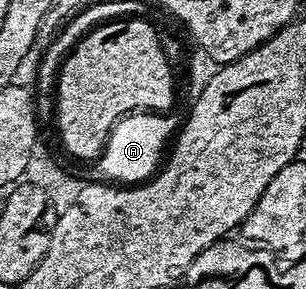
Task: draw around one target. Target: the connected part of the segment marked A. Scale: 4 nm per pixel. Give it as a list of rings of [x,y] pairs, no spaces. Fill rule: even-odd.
[[[139,111],[120,119],[112,128],[108,143],[98,157],[96,165],[102,175],[100,177],[118,185],[136,185],[149,180],[161,164],[164,142],[179,128],[179,118],[174,116],[172,113]]]

